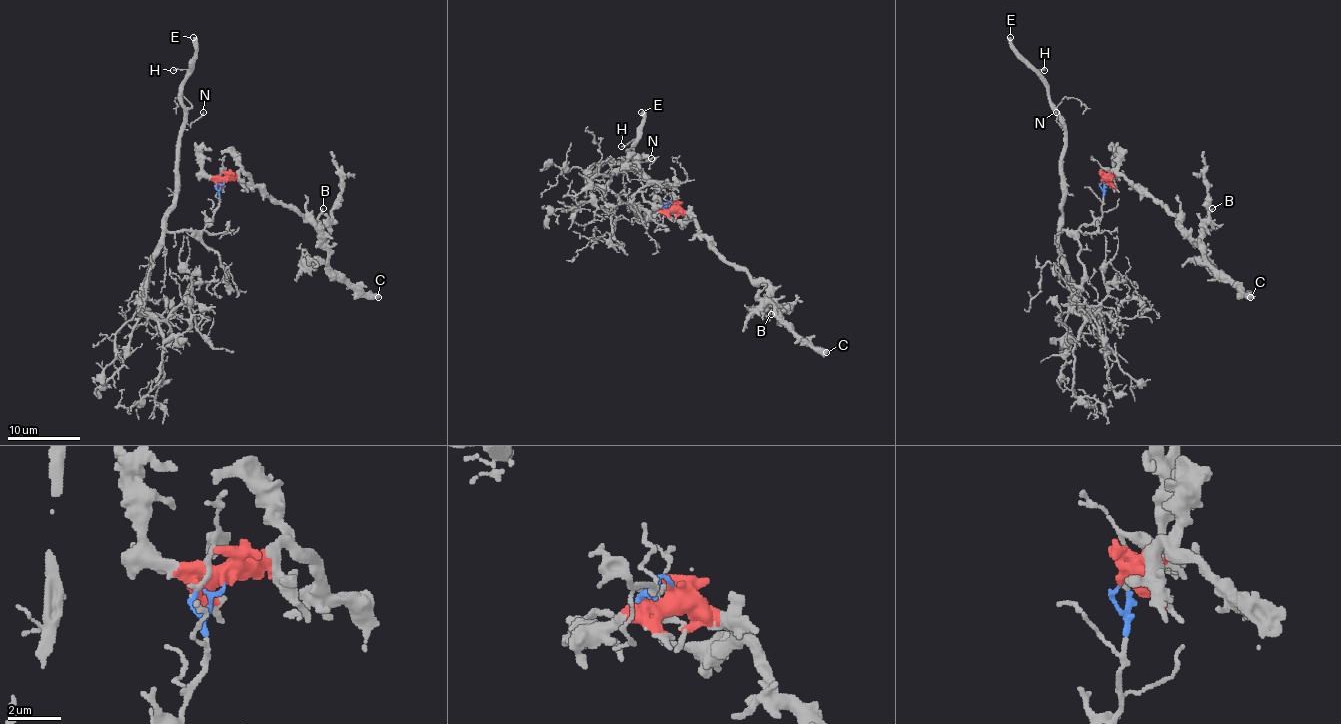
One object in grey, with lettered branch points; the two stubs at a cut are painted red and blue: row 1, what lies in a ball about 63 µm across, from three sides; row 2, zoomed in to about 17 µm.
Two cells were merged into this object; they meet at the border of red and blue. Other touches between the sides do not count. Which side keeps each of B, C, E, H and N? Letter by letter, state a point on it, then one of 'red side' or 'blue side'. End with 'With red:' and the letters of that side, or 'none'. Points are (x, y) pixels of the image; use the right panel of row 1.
B: (1212, 208) | red side
C: (1250, 297) | red side
E: (1010, 37) | blue side
H: (1044, 70) | blue side
N: (1056, 112) | blue side
With red: B, C

